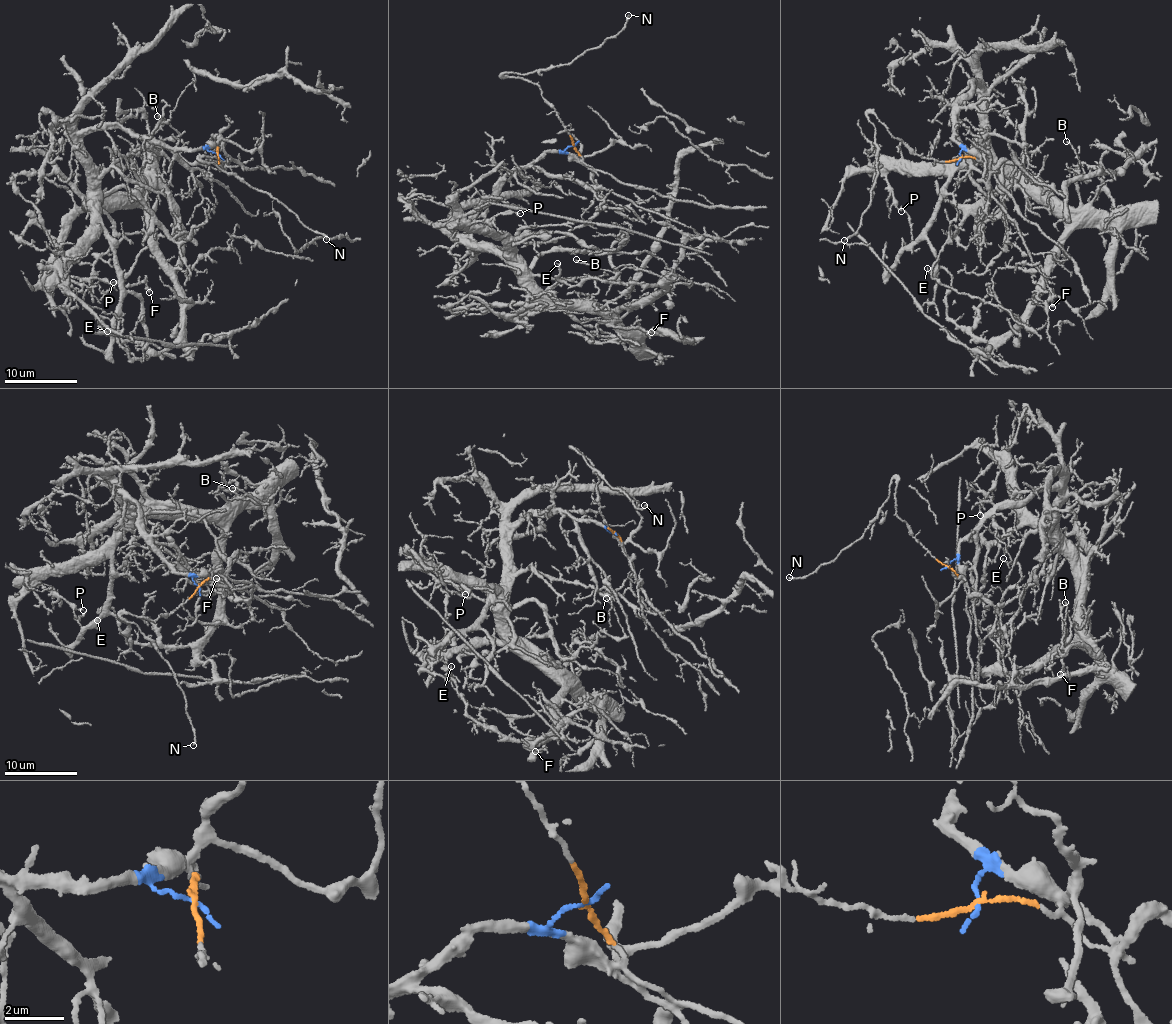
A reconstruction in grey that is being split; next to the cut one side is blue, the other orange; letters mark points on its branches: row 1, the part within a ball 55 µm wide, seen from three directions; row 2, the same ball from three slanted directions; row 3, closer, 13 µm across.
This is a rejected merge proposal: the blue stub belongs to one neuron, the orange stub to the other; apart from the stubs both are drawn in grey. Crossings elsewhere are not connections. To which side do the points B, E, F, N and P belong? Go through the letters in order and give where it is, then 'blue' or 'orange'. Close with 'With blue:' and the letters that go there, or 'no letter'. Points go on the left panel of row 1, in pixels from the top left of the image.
B: at (157, 116); blue
E: at (107, 331); blue
F: at (149, 292); blue
N: at (326, 239); orange
P: at (113, 282); blue
With blue: B, E, F, P

